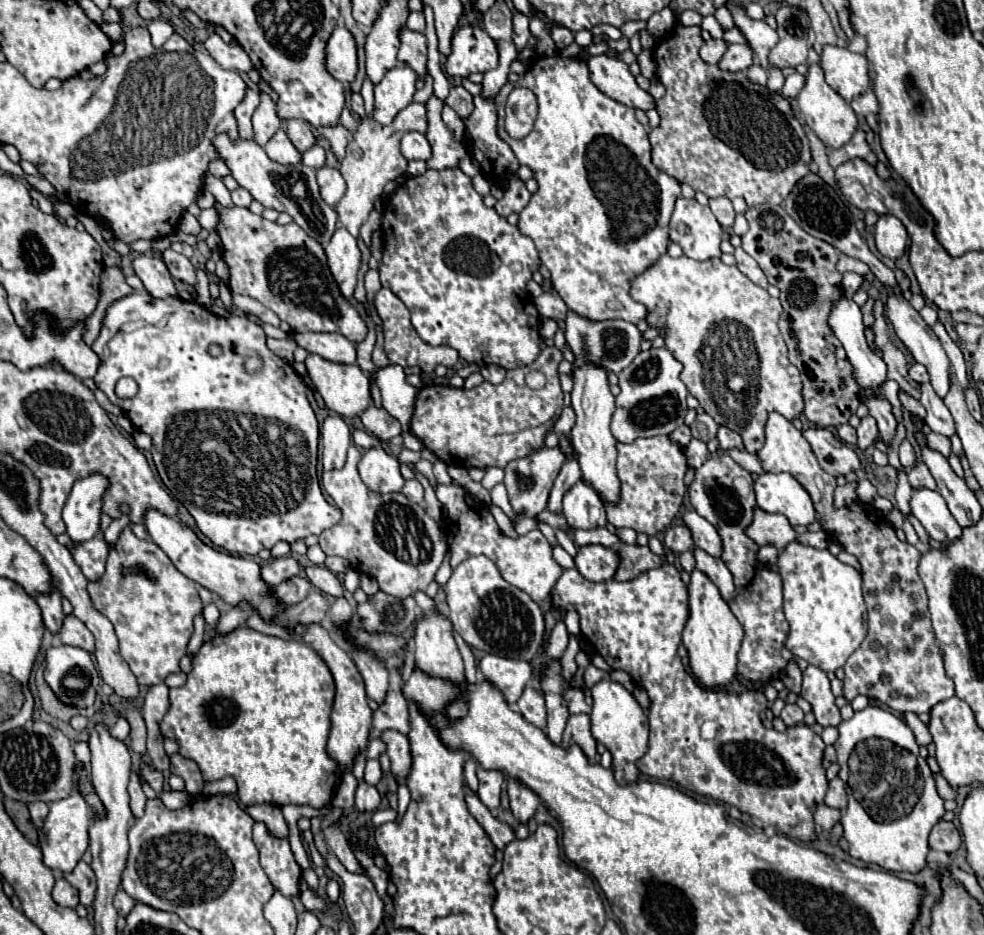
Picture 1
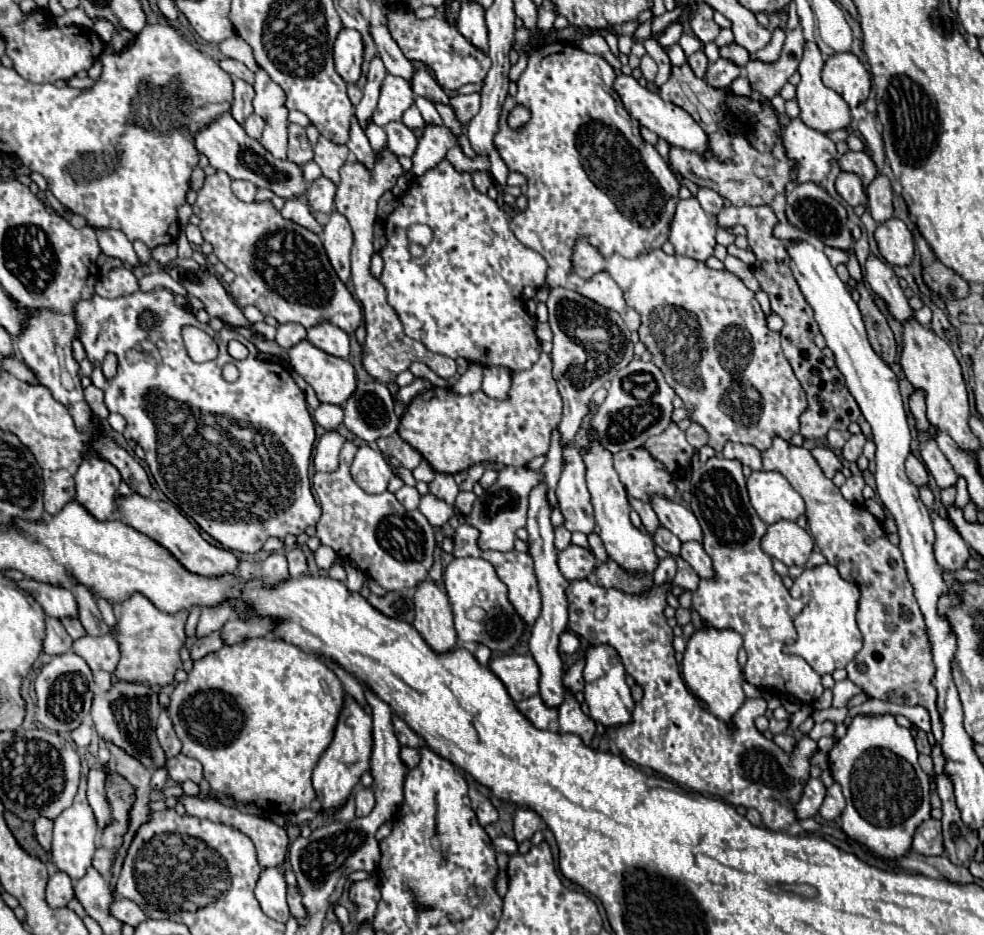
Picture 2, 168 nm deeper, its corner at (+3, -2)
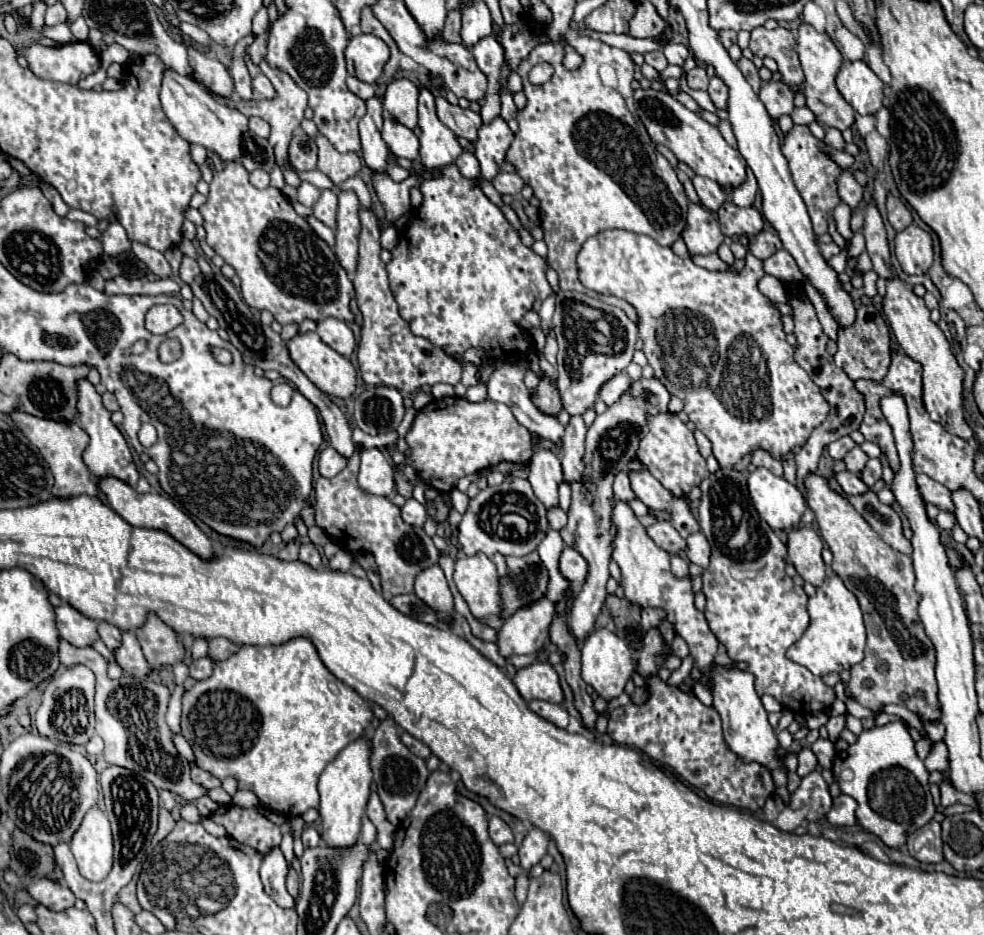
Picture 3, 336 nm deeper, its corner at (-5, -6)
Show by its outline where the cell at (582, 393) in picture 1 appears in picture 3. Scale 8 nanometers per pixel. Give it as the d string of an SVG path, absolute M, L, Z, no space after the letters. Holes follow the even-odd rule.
M618 501L618 505L614 507L612 523L618 527L618 535L614 539L614 561L622 571L620 585L624 589L624 597L630 599L632 603L638 603L642 609L646 607L662 609L666 619L674 625L676 635L680 635L686 641L694 665L702 671L702 675L708 675L710 667L714 665L714 655L718 651L718 639L710 631L704 613L700 613L694 607L692 577L686 575L684 579L678 579L672 575L670 555L648 537L646 529L640 525L634 511L624 501Z

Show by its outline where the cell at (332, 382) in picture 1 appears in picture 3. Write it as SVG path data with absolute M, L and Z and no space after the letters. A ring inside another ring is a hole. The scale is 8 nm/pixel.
M298 333L294 335L290 341L288 341L288 351L290 351L290 357L292 361L298 365L298 369L324 393L328 395L334 395L334 397L342 397L342 399L348 399L352 393L354 393L354 387L356 387L356 369L352 367L352 363L336 353L332 347L328 347L320 337L318 333Z

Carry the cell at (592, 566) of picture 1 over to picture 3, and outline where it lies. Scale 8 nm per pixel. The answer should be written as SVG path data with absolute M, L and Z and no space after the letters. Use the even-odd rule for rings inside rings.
M564 547L562 555L560 555L560 573L570 581L570 583L582 583L588 575L588 563L582 559L582 555L578 555L578 551L574 551L572 547Z

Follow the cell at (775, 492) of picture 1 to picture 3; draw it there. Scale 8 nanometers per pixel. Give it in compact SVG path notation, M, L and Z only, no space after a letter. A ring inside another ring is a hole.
M764 467L748 473L746 483L758 515L762 515L774 531L790 531L800 523L806 501L796 485L788 483L784 477L772 475Z

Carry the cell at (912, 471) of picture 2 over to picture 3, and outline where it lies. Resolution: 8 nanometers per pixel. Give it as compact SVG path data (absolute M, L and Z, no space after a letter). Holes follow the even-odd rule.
M916 475L916 485L920 489L920 495L924 503L936 505L940 511L954 513L954 503L952 503L952 493L938 481L926 477L926 475Z

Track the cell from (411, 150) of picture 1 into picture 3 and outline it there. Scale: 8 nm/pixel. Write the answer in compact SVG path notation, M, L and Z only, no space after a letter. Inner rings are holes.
M384 119L382 139L390 145L396 157L406 157L410 161L418 159L418 137L402 123L394 123L394 119Z

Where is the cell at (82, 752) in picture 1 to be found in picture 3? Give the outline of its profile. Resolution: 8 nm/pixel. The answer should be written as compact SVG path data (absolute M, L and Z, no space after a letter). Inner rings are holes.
M92 807L84 817L80 829L74 833L70 849L76 857L82 877L88 881L102 881L112 869L112 831L108 817Z

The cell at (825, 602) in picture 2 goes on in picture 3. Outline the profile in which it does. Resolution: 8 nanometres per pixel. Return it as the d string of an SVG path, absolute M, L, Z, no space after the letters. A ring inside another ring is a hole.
M830 575L818 589L816 595L808 599L810 625L804 635L786 651L786 657L794 663L804 665L814 675L826 675L830 671L844 671L860 663L866 647L866 629L862 621L862 611L856 597L844 587L838 575Z

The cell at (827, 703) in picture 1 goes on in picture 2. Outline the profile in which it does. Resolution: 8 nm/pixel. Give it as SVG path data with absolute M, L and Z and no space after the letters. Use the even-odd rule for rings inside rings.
M710 457L692 471L692 497L690 507L704 531L704 549L714 561L716 577L700 581L692 593L692 605L700 617L718 627L730 627L744 639L748 661L744 677L752 685L774 687L782 693L794 695L798 701L812 705L824 693L822 677L810 669L800 657L784 655L782 647L796 641L792 625L794 615L802 609L802 601L792 599L782 585L780 575L772 569L772 559L760 549L760 539L766 533L766 523L756 515L742 475L742 463L736 459Z

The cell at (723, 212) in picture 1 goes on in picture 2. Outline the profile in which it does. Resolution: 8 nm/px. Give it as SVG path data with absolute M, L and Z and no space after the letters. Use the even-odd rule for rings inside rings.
M702 187L702 189L698 189L698 195L696 195L696 199L700 201L700 205L702 205L702 209L708 213L708 215L718 215L718 211L724 207L724 199L716 193L716 191L712 191L712 189L706 189L706 187Z

